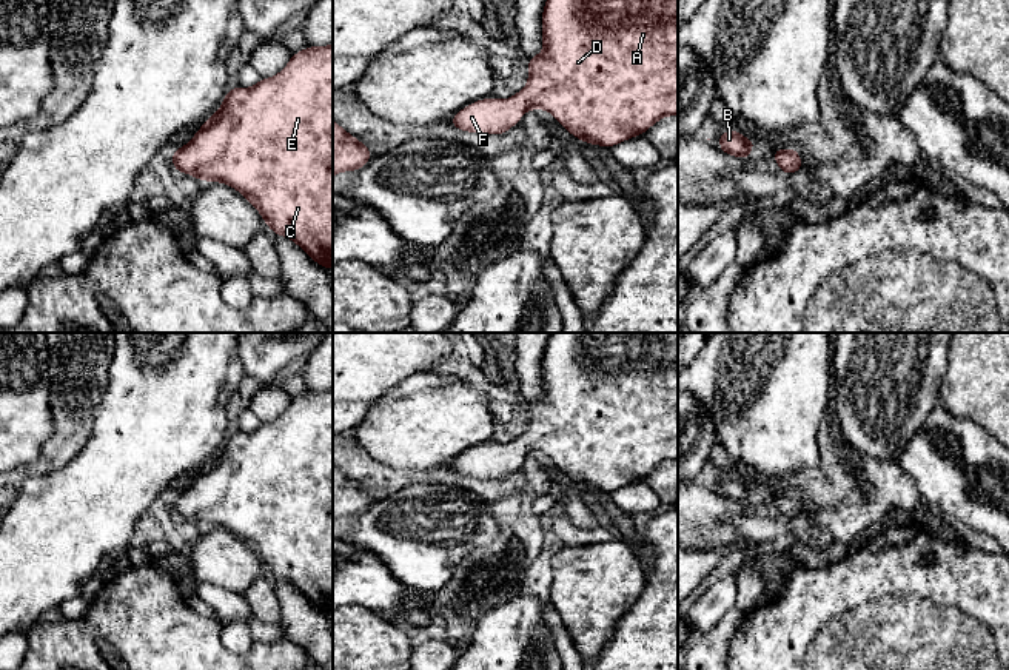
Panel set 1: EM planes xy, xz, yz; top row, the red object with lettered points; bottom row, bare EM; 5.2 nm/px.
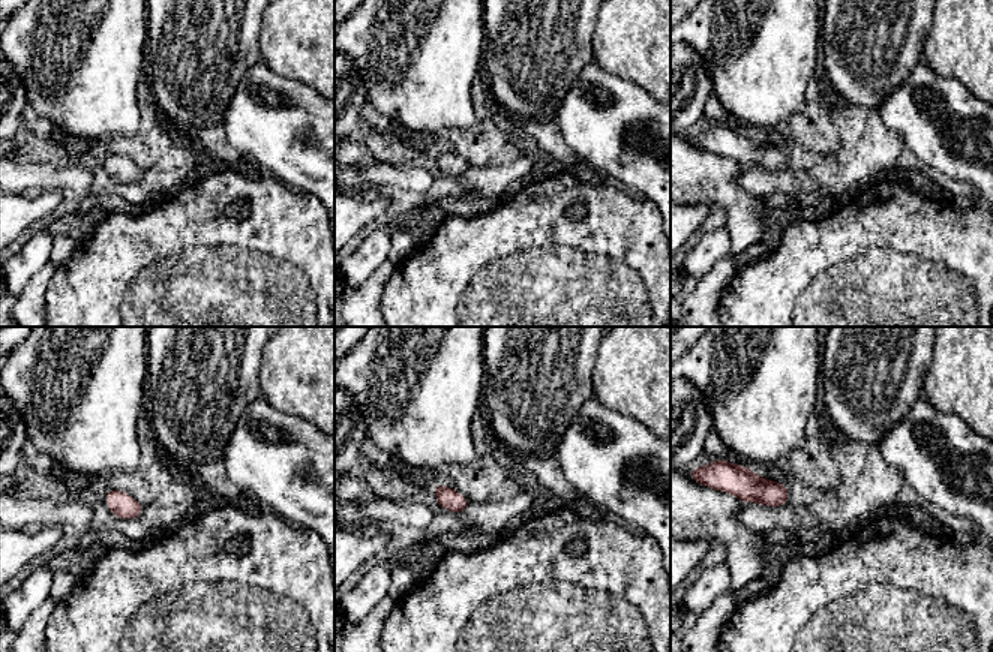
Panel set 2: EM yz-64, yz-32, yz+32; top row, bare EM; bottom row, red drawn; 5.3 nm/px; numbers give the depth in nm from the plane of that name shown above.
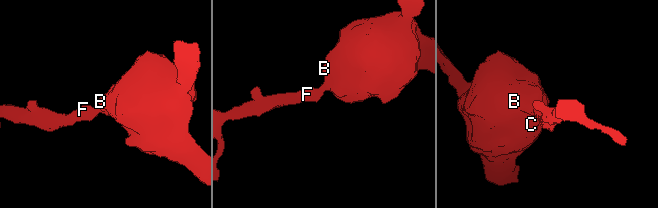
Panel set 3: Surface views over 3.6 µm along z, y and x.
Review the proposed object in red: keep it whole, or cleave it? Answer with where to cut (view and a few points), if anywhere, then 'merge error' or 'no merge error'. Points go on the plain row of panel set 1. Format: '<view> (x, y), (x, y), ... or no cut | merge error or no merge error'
no cut | no merge error

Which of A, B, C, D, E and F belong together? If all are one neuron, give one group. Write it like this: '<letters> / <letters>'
A B C D E F

